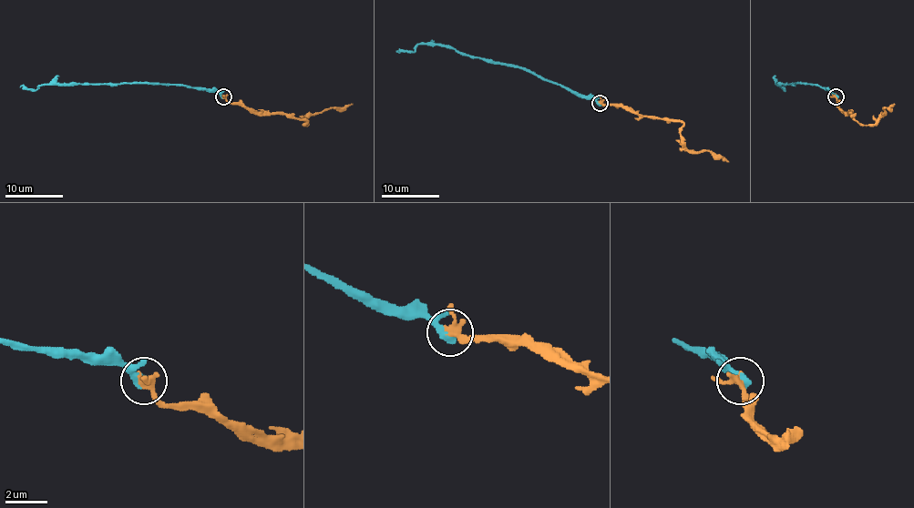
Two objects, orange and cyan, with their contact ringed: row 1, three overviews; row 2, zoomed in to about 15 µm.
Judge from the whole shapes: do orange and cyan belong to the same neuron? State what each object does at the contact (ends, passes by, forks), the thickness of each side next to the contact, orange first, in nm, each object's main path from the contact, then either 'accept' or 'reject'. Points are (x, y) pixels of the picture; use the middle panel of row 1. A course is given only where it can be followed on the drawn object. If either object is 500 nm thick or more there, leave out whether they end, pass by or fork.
orange passes by | cyan ends | 320/460 nm | orange via (600, 103), (619, 103), (639, 113), (681, 122), (681, 139), (688, 149), (712, 151), (729, 161) | cyan via (600, 103), (577, 96), (521, 68), (462, 55), (452, 48), (418, 44), (412, 51), (395, 51) | accept

